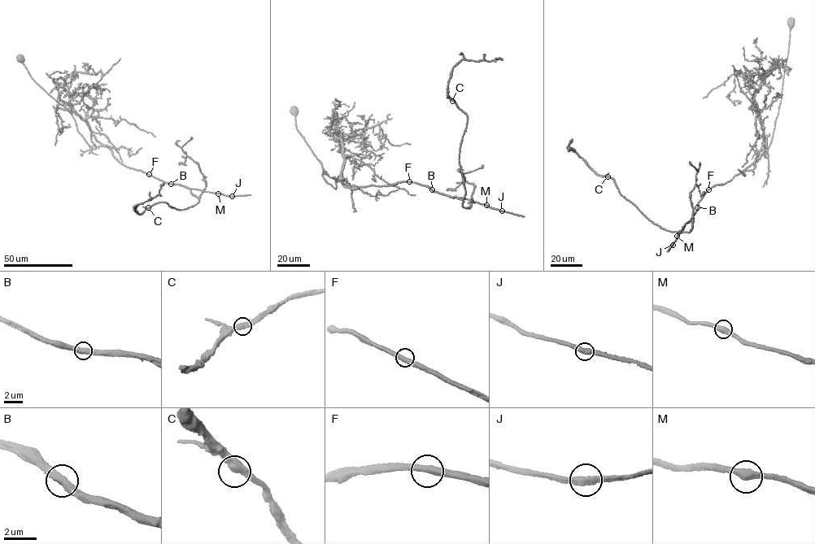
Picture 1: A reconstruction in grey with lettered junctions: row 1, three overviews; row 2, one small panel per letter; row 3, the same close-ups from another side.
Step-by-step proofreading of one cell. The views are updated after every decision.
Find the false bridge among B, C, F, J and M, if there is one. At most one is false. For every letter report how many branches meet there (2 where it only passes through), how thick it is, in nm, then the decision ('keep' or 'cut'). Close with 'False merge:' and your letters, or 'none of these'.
B: branches 2; calibre 440 nm; keep
C: branches 2; calibre 460 nm; keep
F: branches 2; calibre 400 nm; keep
J: branches 2; calibre 440 nm; keep
M: branches 2; calibre 440 nm; keep
False merge: none of these

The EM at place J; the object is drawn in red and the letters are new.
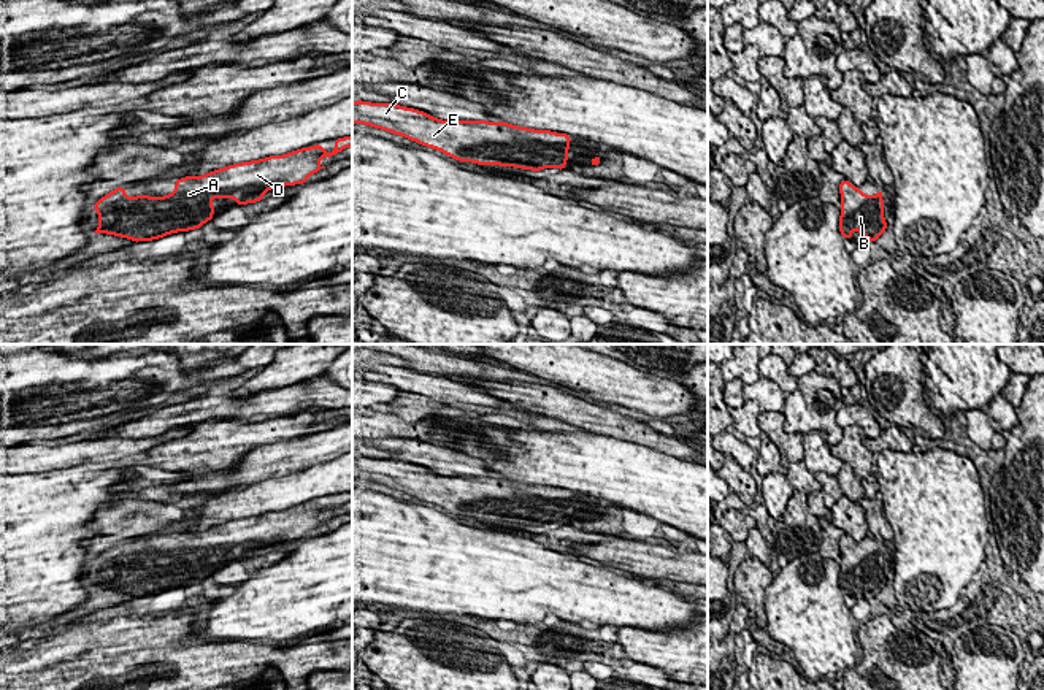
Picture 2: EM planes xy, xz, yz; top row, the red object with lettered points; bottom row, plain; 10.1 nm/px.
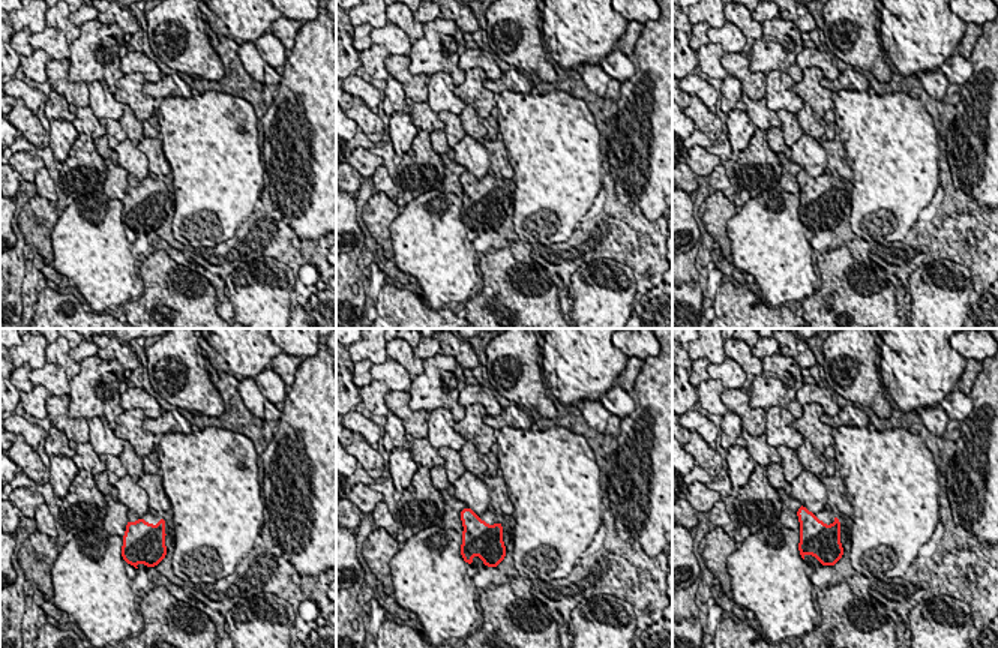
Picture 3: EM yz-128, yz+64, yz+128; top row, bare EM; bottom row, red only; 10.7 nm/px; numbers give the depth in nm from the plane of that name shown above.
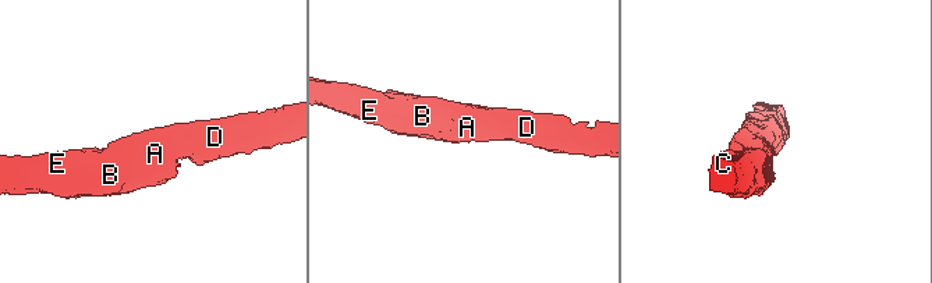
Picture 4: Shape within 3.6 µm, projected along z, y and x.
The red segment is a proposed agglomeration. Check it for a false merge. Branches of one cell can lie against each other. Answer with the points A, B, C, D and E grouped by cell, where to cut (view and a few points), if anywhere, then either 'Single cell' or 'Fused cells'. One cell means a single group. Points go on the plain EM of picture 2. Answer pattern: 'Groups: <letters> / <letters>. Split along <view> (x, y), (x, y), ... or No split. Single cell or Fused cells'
Groups: A B C D E. No split. Single cell

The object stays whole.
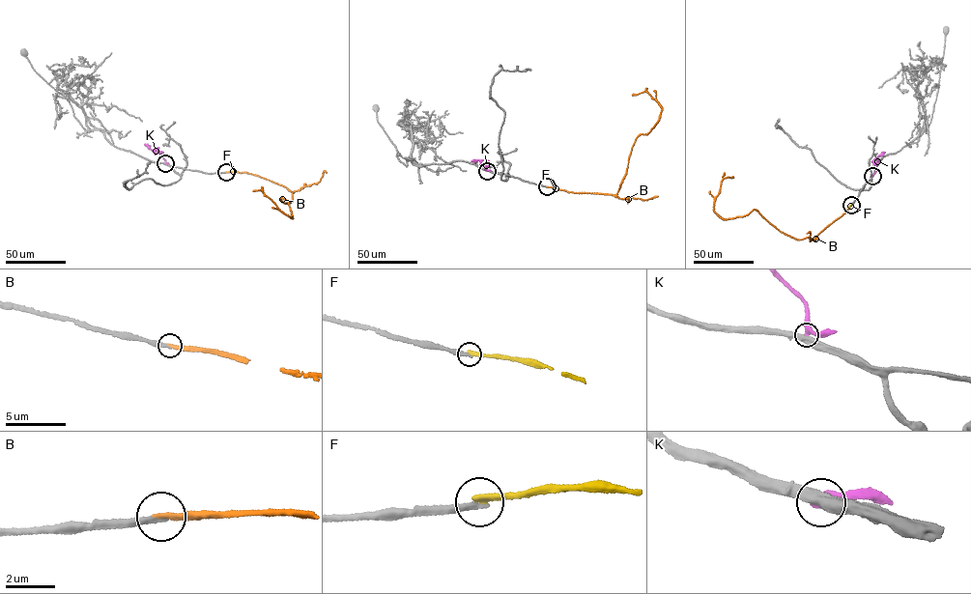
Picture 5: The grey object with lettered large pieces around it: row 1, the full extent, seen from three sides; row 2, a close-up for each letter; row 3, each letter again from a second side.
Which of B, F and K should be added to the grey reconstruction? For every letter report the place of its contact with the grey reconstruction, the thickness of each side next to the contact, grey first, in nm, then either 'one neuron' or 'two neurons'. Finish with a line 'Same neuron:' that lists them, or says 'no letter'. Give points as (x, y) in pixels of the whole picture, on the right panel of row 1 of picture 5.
B: (851, 205) | 240/240 nm | one neuron
F: (851, 205) | 260/280 nm | two neurons
K: (872, 176) | 480/320 nm | two neurons
Same neuron: B

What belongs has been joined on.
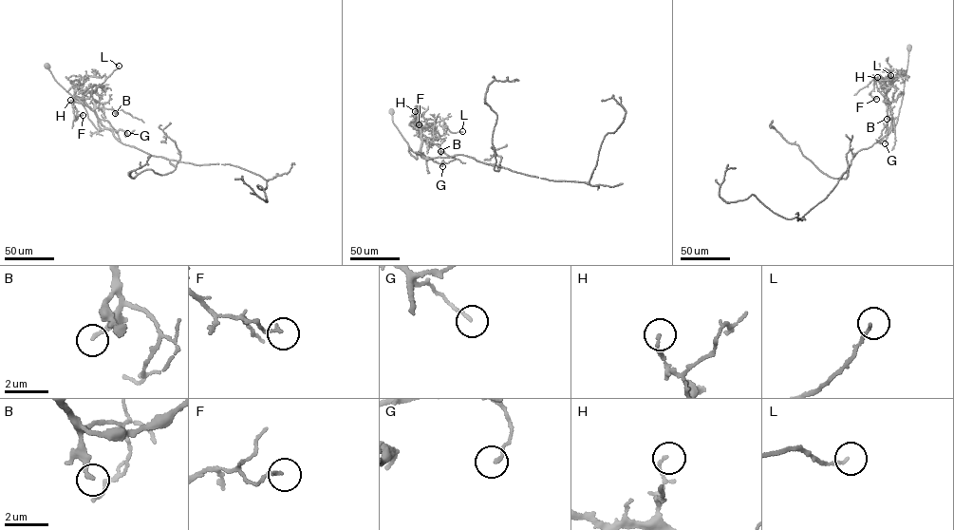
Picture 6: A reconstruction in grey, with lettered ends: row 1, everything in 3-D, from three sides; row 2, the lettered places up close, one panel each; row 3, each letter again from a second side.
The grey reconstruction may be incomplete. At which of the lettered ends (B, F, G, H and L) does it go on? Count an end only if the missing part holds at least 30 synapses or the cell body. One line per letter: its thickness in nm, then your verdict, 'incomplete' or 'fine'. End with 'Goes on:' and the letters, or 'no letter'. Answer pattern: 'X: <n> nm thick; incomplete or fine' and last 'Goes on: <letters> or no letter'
B: 220 nm thick; fine
F: 120 nm thick; fine
G: 120 nm thick; fine
H: 130 nm thick; fine
L: 120 nm thick; fine
Goes on: no letter

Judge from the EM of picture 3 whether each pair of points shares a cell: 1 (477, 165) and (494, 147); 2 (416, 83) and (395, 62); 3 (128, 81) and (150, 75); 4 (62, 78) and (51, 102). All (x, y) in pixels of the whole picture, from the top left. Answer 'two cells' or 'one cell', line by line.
1: two cells
2: one cell
3: two cells
4: two cells

